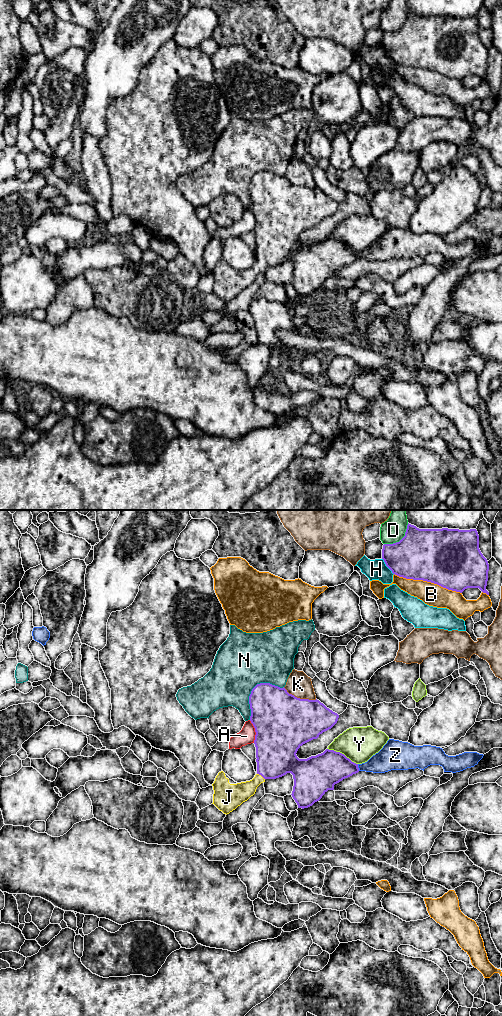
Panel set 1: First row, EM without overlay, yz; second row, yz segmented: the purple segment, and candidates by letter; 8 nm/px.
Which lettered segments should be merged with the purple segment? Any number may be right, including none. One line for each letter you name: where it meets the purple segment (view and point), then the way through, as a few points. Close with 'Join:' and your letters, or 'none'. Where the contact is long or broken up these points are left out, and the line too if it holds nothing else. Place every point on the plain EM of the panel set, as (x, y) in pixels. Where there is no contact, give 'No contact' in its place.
J: Touches purple at yz (261, 263). Path across: yz (276, 236), (274, 248), (261, 263), (247, 277), (238, 281)
Join: J

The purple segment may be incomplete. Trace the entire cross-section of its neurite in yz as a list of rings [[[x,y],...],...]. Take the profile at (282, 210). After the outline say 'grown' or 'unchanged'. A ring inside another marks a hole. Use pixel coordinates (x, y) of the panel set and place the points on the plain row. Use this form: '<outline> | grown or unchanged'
[[[270,171],[257,172],[249,184],[251,197],[250,209],[255,216],[256,250],[257,262],[246,270],[237,271],[223,259],[219,260],[212,272],[214,282],[213,291],[224,302],[229,302],[247,289],[256,280],[257,275],[265,270],[266,267],[276,267],[291,261],[294,267],[292,285],[298,293],[298,296],[308,296],[319,289],[328,278],[334,278],[334,273],[345,266],[359,260],[358,252],[352,250],[344,242],[334,238],[326,237],[323,241],[311,244],[307,247],[299,247],[296,243],[298,237],[305,231],[317,227],[320,222],[331,217],[338,209],[339,203],[327,196],[319,188],[300,187],[289,182],[283,175],[272,173]]] | grown

